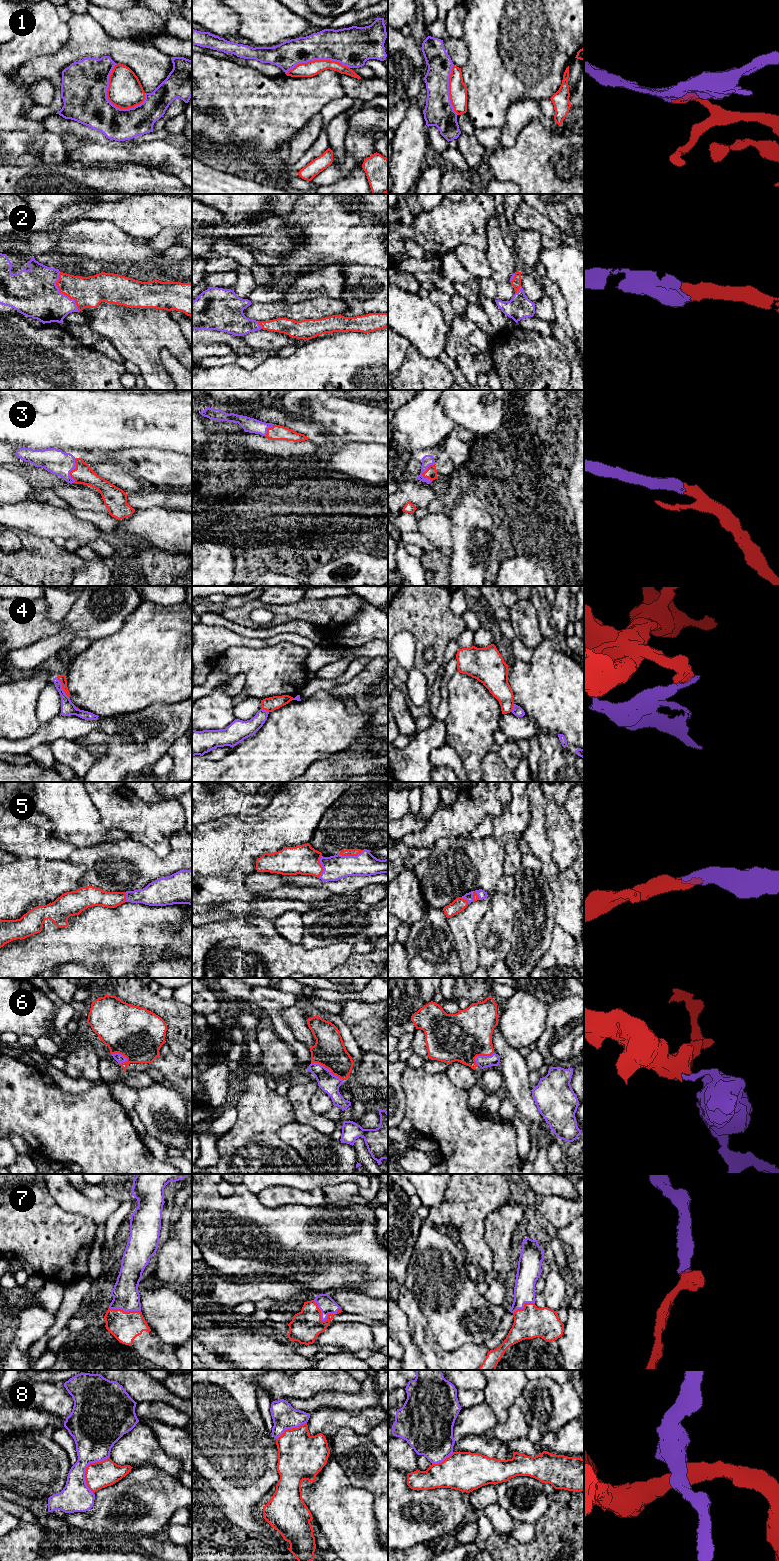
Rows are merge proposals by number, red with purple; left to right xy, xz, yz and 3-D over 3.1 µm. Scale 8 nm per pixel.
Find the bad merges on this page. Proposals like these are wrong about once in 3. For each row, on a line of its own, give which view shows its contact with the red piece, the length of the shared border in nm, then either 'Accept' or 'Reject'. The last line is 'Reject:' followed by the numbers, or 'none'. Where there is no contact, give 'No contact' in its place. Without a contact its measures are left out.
1: Touches red in xy. Shared border 380 nm. Reject
2: Touches red in xy. Shared border 360 nm. Accept
3: Touches red in xy. Shared border 200 nm. Accept
4: Touches red in xy. Shared border 200 nm. Reject
5: Touches red in xz. Shared border 200 nm. Accept
6: Touches red in xz. Shared border 300 nm. Reject
7: Touches red in xz. Shared border 200 nm. Accept
8: Touches red in xy. Shared border 320 nm. Reject
Reject: 1, 4, 6, 8

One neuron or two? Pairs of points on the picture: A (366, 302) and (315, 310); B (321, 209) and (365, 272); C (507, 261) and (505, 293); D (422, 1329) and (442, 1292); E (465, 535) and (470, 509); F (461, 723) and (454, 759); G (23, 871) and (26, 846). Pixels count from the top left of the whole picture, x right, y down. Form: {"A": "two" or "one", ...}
{"A": "two", "B": "two", "C": "one", "D": "two", "E": "one", "F": "two", "G": "two"}

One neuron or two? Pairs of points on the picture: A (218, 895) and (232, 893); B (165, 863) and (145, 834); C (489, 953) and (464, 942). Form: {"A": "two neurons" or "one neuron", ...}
{"A": "one neuron", "B": "two neurons", "C": "two neurons"}

